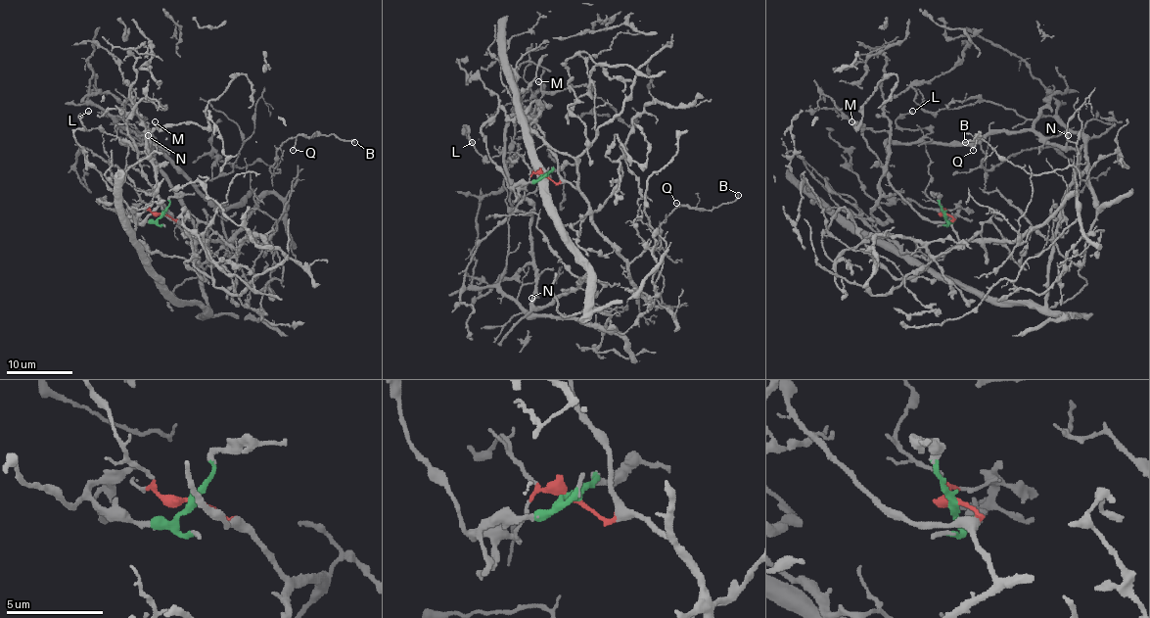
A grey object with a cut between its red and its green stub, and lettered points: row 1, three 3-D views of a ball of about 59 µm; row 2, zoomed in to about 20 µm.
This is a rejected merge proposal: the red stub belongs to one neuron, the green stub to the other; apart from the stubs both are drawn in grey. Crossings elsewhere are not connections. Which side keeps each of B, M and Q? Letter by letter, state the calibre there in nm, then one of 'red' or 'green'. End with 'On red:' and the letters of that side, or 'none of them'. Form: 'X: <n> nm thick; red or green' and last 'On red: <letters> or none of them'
B: 180 nm thick; red
M: 150 nm thick; green
Q: 110 nm thick; red
On red: B, Q

